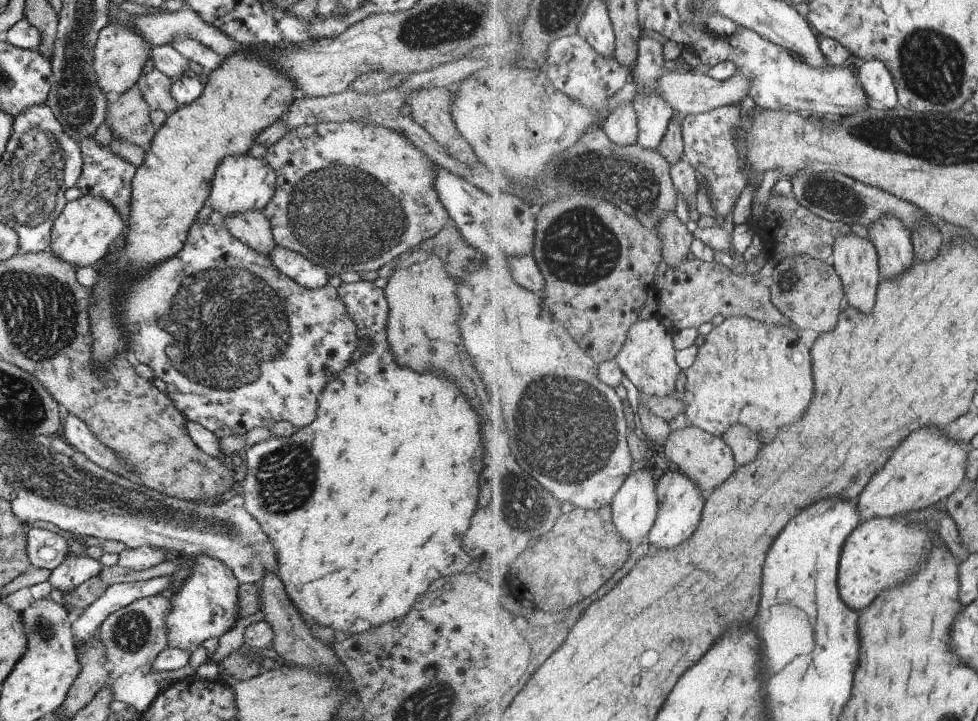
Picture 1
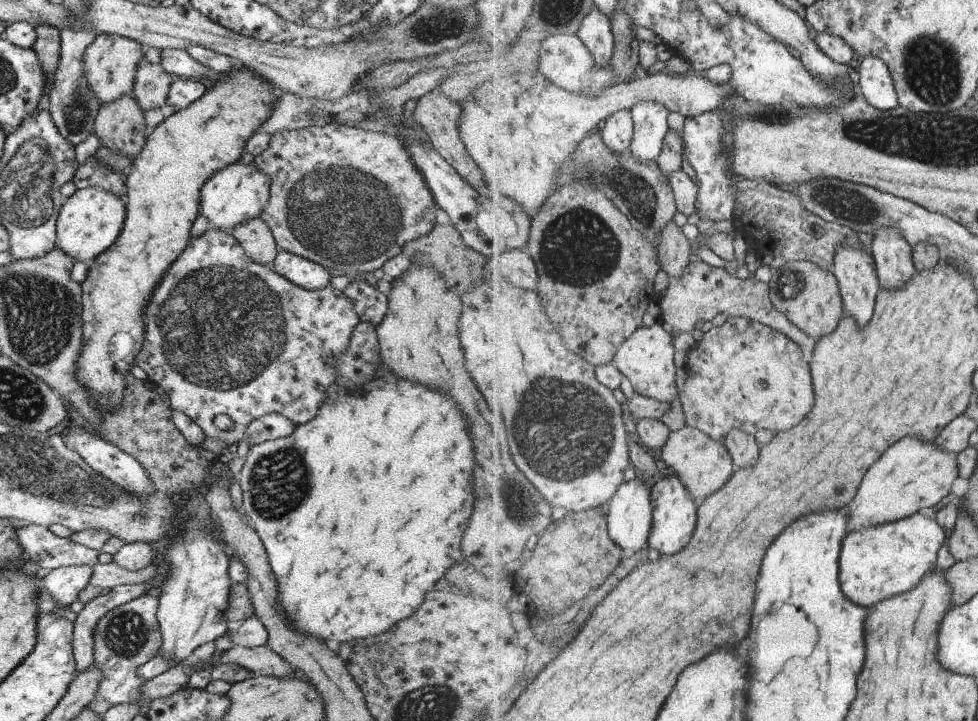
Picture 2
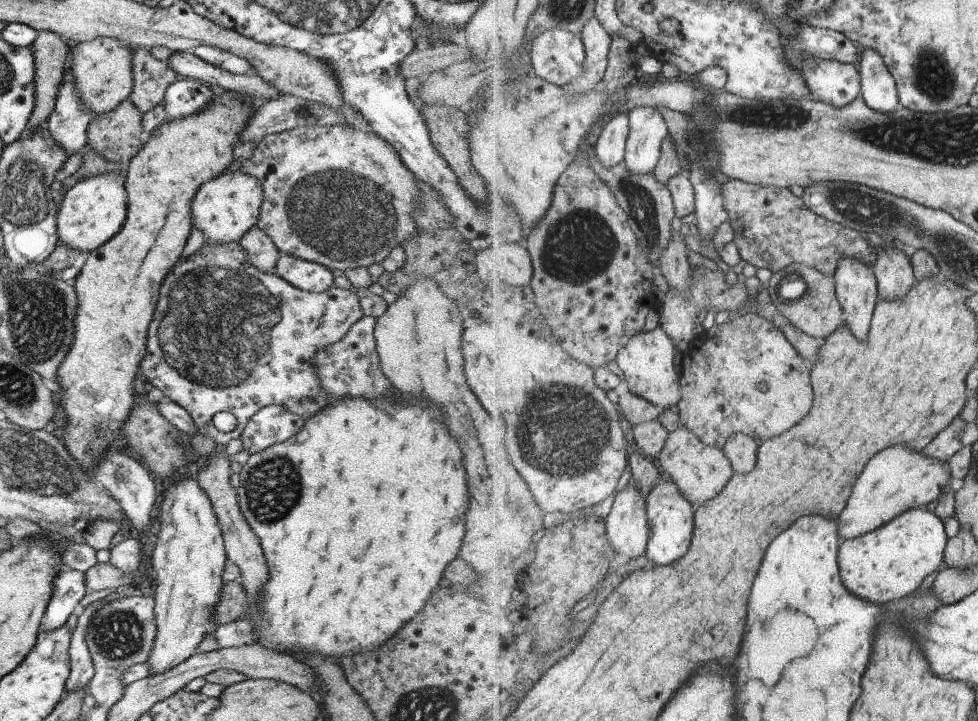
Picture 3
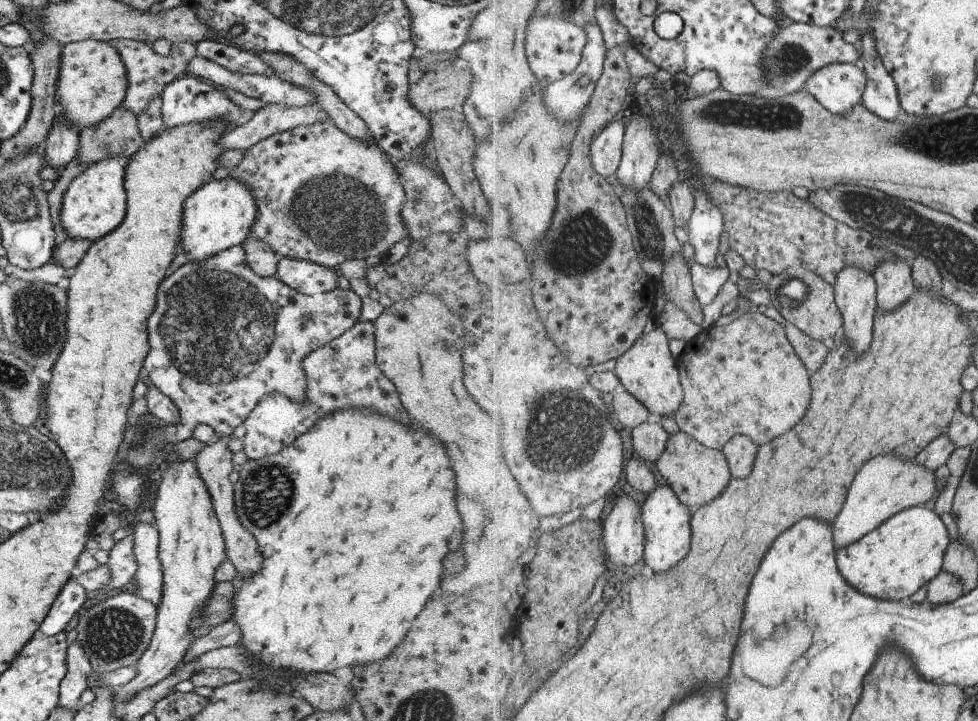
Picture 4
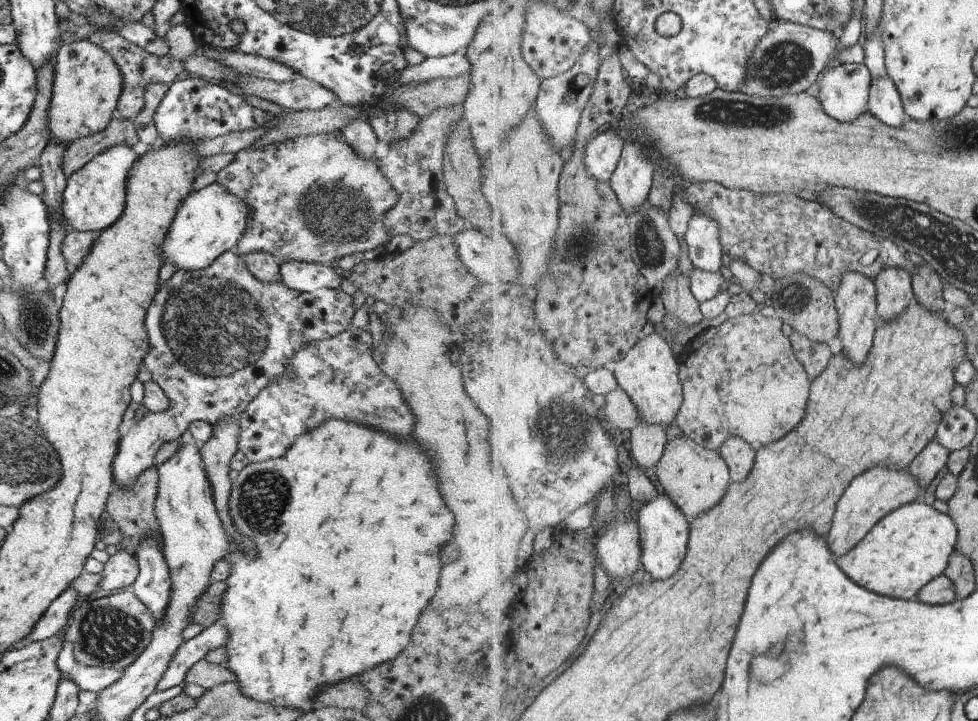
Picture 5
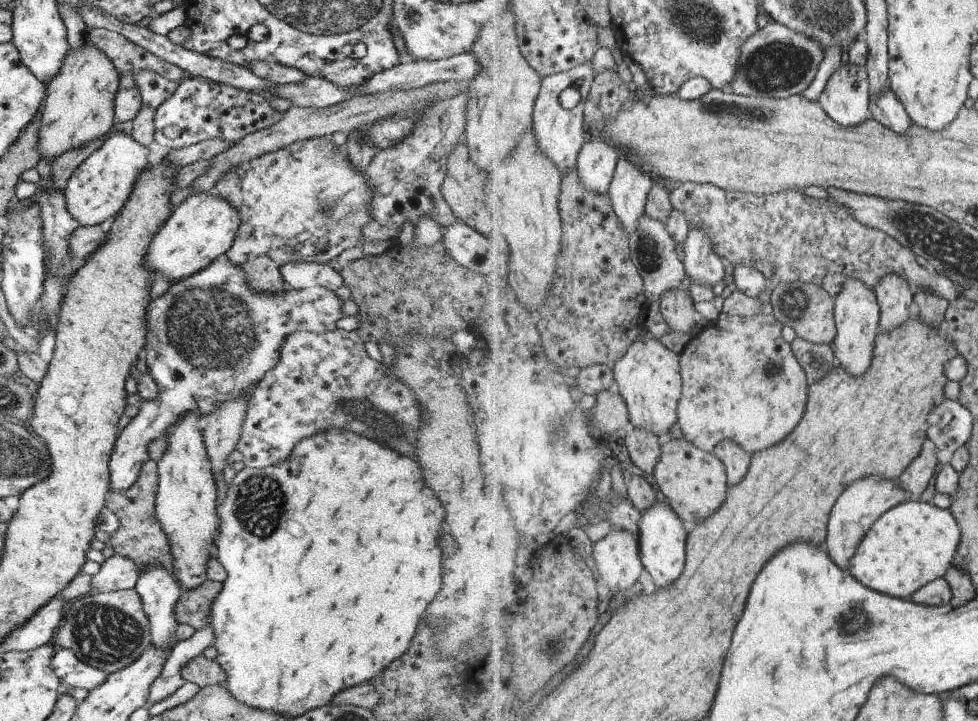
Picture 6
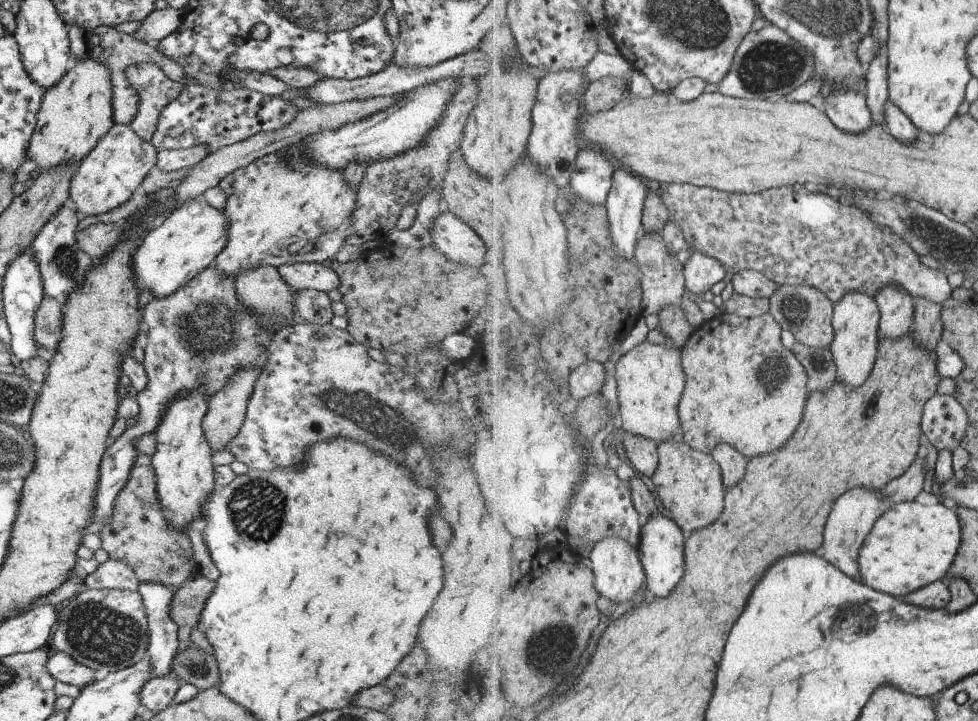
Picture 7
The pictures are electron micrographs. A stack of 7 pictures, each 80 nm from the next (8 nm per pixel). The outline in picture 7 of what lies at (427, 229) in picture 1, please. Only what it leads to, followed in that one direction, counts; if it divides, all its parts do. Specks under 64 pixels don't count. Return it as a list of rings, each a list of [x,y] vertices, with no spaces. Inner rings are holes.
[[[295,145],[285,147],[284,149],[275,151],[274,153],[266,154],[253,162],[250,162],[247,166],[239,167],[237,170],[227,174],[219,182],[218,186],[225,194],[225,205],[223,212],[226,214],[226,221],[228,222],[226,243],[223,250],[214,258],[213,266],[222,274],[227,275],[229,278],[235,278],[236,274],[243,269],[260,265],[261,263],[269,263],[275,267],[282,265],[283,263],[329,263],[333,264],[335,253],[344,245],[346,239],[354,233],[353,221],[350,220],[350,216],[356,207],[356,194],[358,191],[358,185],[350,186],[345,180],[341,169],[332,169],[331,167],[321,166],[315,161],[300,161],[295,157],[298,152],[298,148]]]

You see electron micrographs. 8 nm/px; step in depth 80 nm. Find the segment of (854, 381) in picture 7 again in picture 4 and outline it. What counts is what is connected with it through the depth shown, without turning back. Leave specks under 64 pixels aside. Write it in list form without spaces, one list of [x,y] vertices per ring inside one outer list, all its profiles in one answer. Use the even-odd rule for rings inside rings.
[[[849,264],[838,274],[834,290],[838,307],[844,316],[844,336],[851,341],[857,352],[865,352],[874,341],[874,320],[879,309],[878,286],[874,273]]]

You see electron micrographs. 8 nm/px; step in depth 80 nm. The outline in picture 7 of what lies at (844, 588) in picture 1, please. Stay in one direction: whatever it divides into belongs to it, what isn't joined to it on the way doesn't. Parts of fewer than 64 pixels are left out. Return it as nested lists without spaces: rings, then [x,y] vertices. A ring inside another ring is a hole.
[[[897,503],[875,523],[863,543],[858,558],[860,580],[875,590],[905,598],[935,581],[946,580],[958,557],[962,538],[962,522],[957,511],[939,503]]]

